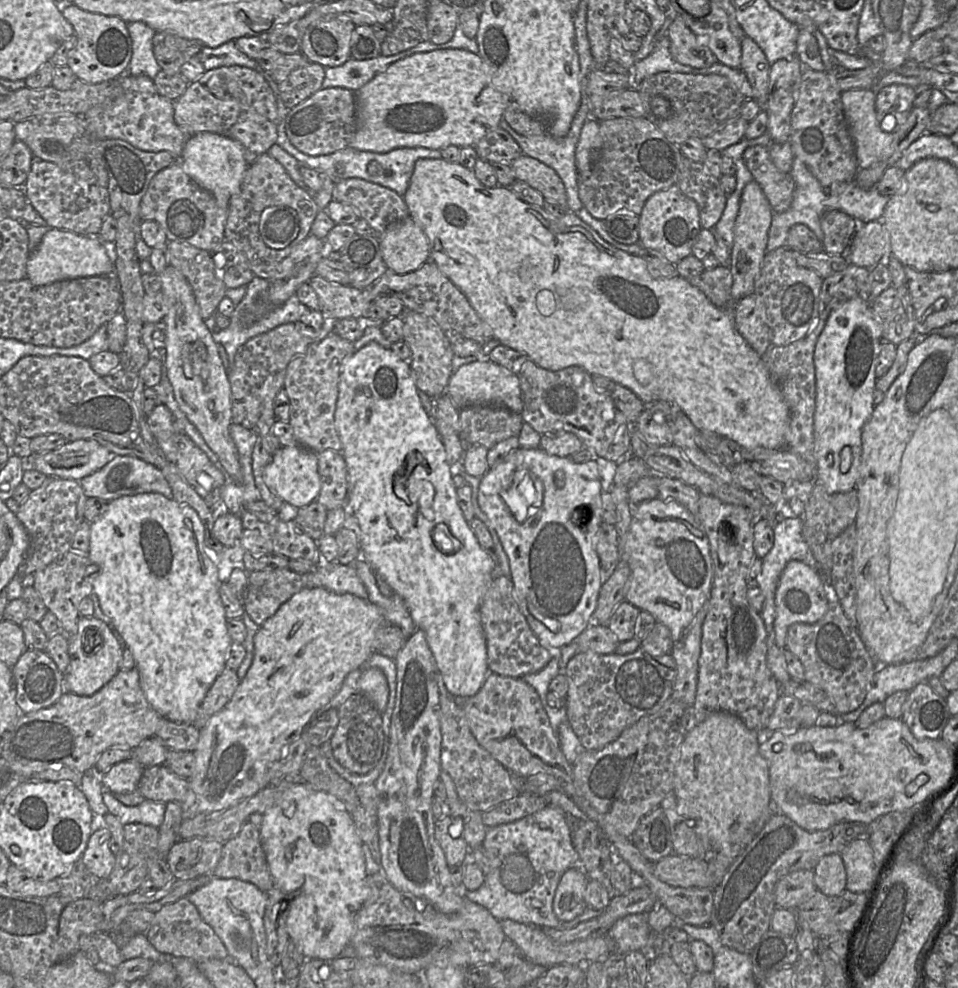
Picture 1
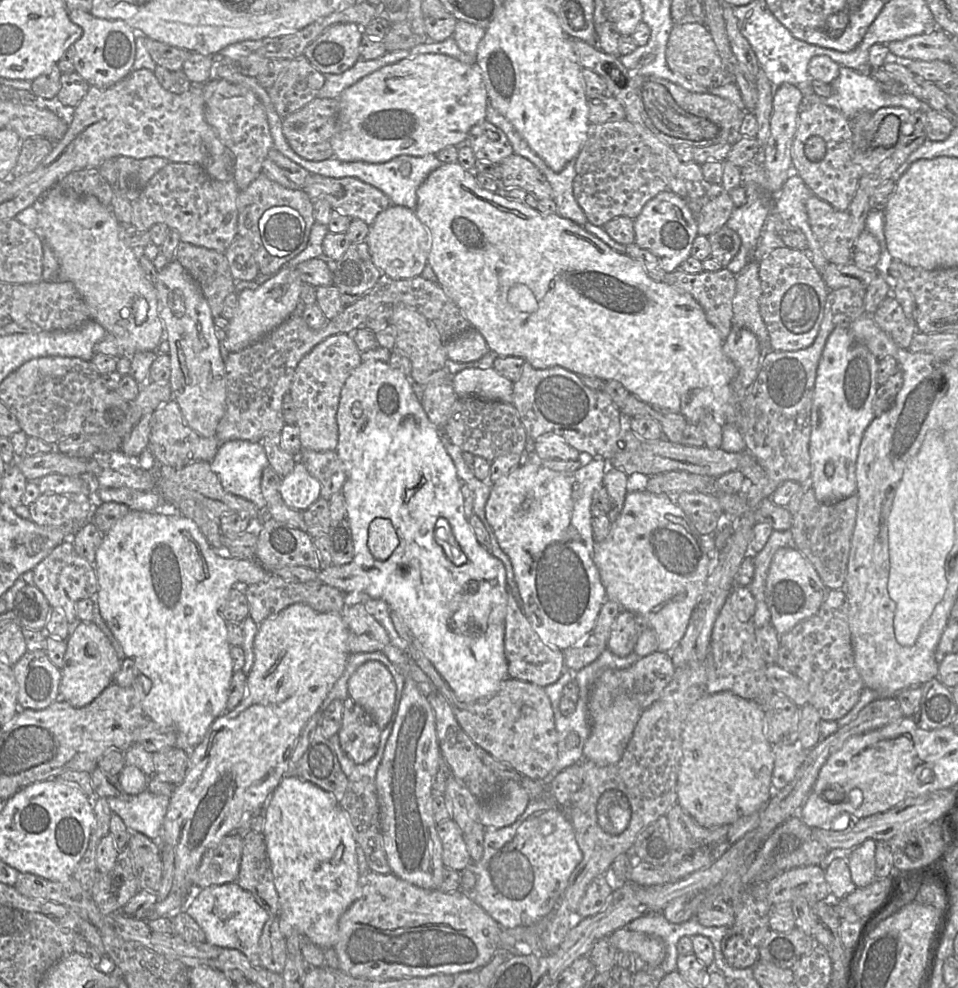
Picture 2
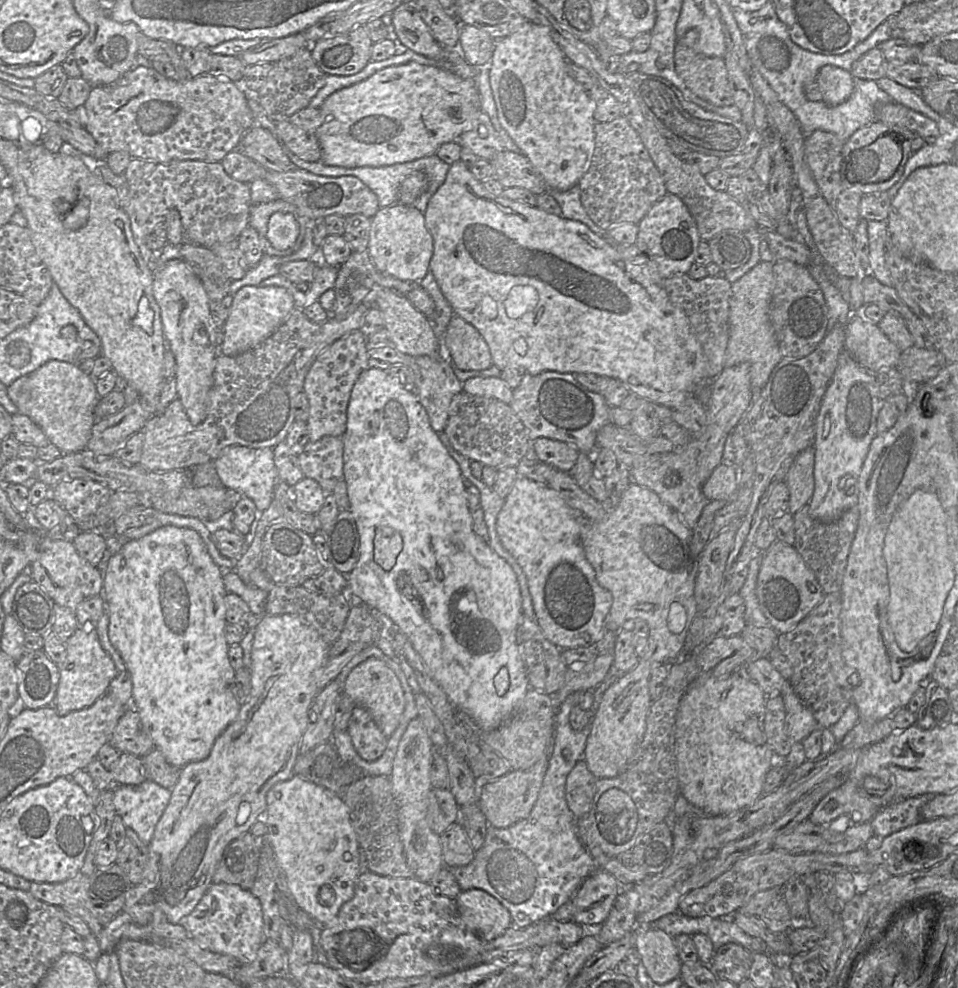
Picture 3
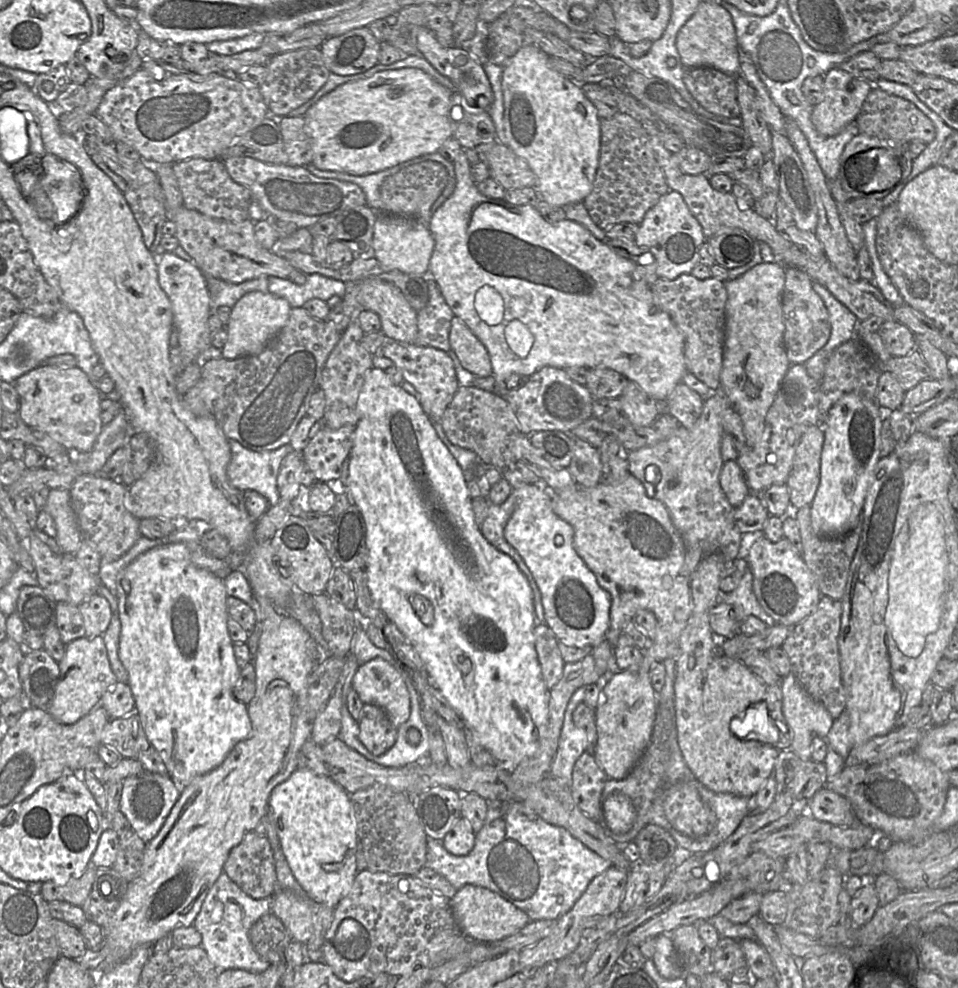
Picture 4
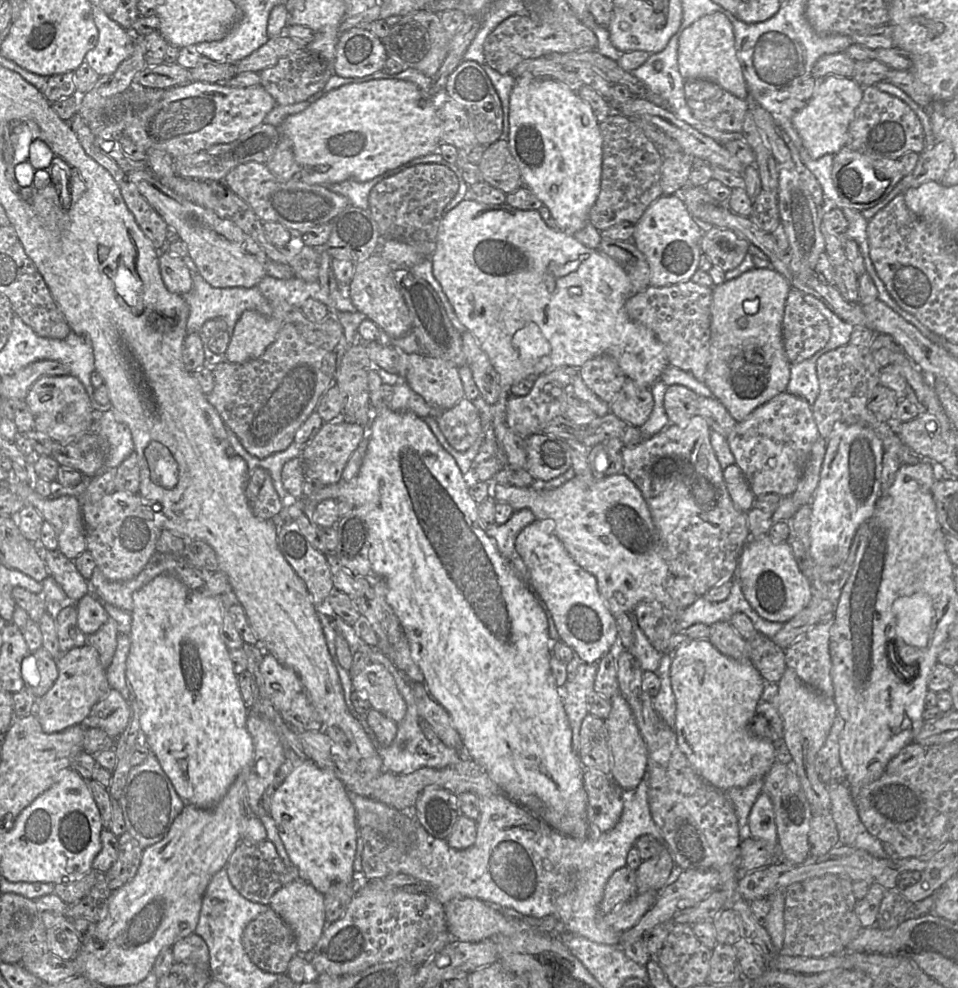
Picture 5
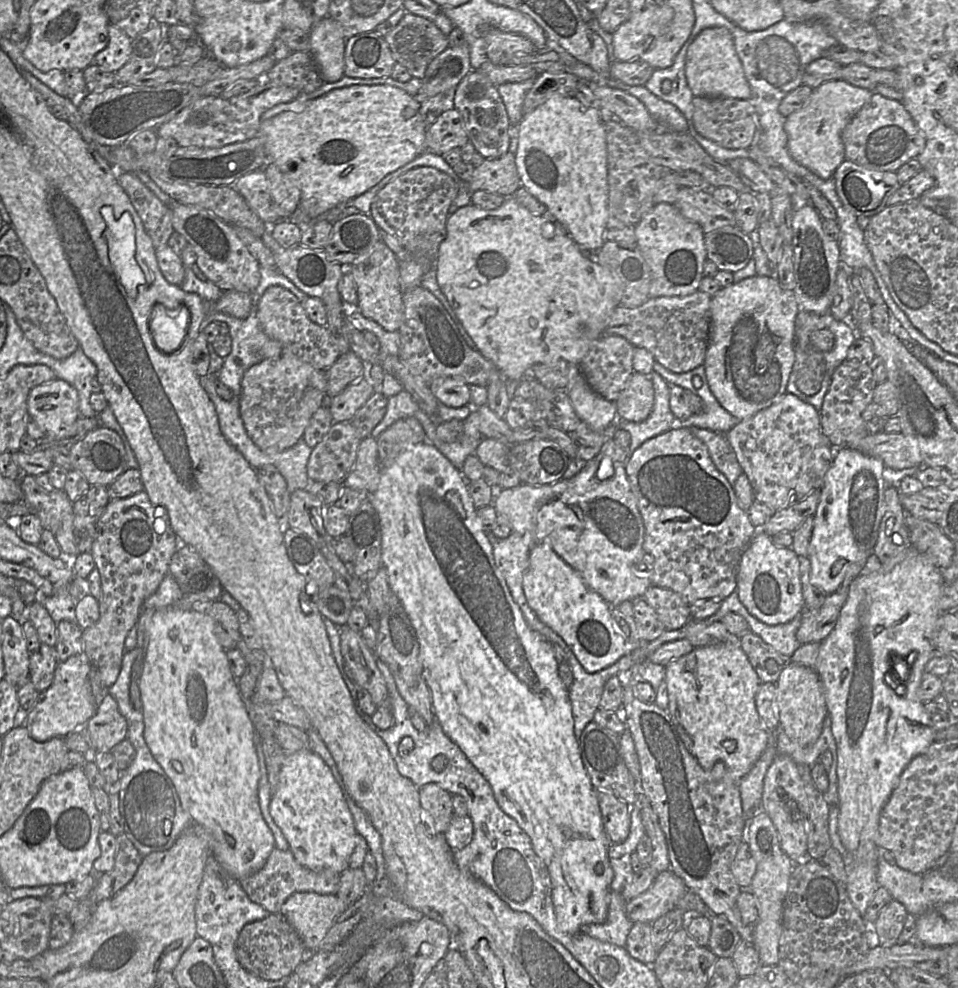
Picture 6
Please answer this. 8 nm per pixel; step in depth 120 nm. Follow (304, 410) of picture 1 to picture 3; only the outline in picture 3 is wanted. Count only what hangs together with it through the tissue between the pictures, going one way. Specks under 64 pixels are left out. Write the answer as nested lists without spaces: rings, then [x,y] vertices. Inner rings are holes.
[[[360,330],[352,331],[323,350],[309,369],[304,380],[303,393],[306,394],[309,401],[309,417],[306,424],[310,442],[316,442],[324,436],[342,437],[344,435],[347,428],[347,408],[352,389],[361,373],[368,368],[370,357],[367,353],[366,338],[367,336]]]

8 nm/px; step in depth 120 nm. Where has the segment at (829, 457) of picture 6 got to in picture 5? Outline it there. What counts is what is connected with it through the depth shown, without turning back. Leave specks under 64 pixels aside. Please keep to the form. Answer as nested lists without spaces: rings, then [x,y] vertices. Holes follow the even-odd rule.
[[[783,392],[755,409],[745,420],[737,422],[726,439],[736,465],[742,471],[755,497],[776,493],[783,498],[787,498],[795,491],[811,448],[819,437],[820,434],[813,417],[812,407],[805,399]]]

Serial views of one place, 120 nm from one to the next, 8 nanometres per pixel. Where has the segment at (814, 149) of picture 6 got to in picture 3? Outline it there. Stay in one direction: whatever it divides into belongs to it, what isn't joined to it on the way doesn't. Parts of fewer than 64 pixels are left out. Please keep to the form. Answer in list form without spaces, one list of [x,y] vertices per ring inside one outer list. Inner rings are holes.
[[[823,66],[816,78],[822,93],[822,101],[829,106],[837,106],[845,102],[853,92],[854,77],[842,68]]]

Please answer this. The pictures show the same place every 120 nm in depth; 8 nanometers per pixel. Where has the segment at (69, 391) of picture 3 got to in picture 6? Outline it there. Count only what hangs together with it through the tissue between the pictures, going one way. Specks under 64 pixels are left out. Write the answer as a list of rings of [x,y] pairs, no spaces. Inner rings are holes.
[[[56,378],[32,388],[27,411],[47,439],[63,438],[80,417],[78,392],[68,382]]]

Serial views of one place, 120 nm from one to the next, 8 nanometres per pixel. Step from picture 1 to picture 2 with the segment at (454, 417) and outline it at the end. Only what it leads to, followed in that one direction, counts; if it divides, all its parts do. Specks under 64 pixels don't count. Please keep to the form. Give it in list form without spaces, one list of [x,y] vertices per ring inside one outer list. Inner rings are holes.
[[[494,367],[467,368],[452,376],[458,397],[477,396],[504,403],[513,402],[513,382],[500,375]]]

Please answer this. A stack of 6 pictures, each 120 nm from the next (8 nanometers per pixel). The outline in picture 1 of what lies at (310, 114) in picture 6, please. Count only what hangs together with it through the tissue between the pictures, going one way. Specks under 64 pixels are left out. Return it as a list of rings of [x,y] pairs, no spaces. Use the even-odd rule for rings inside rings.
[[[464,49],[419,52],[400,59],[376,74],[355,92],[356,129],[349,147],[386,153],[395,148],[425,147],[441,150],[454,145],[474,147],[490,130],[499,126],[511,99],[492,85],[479,54]]]

